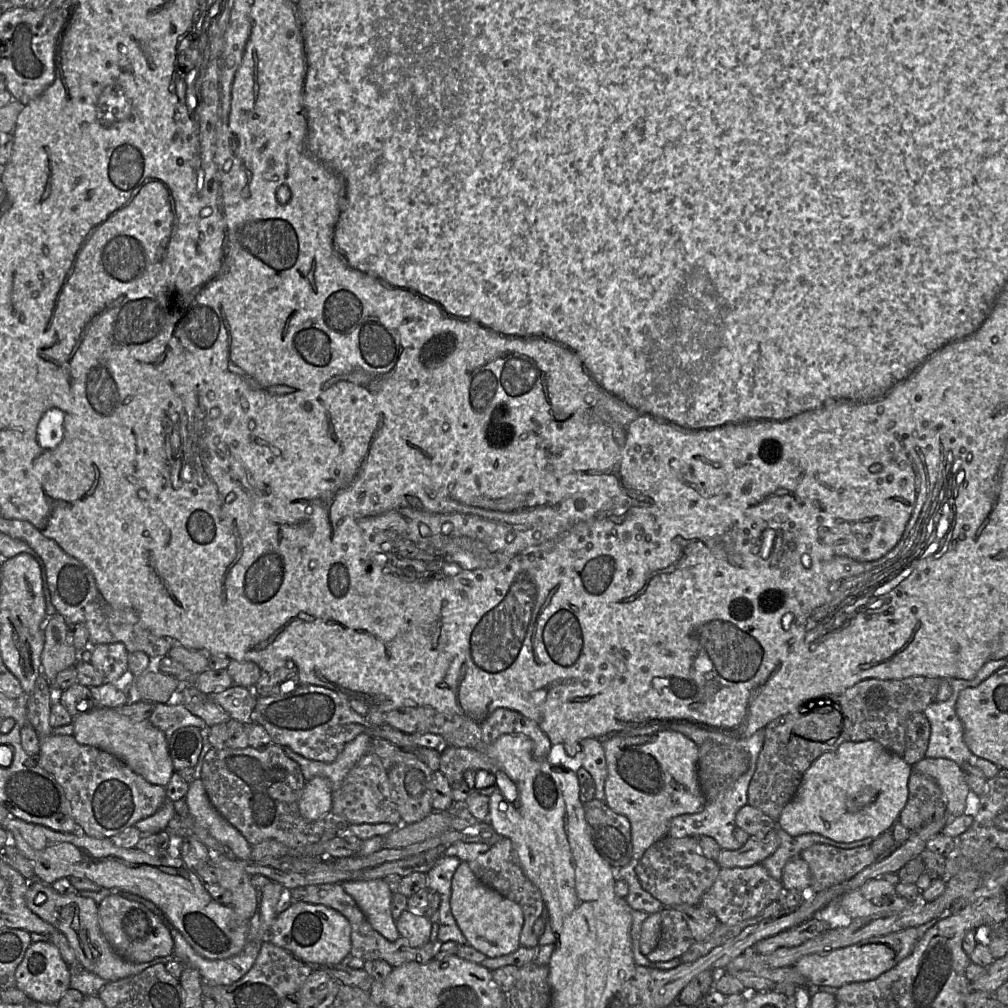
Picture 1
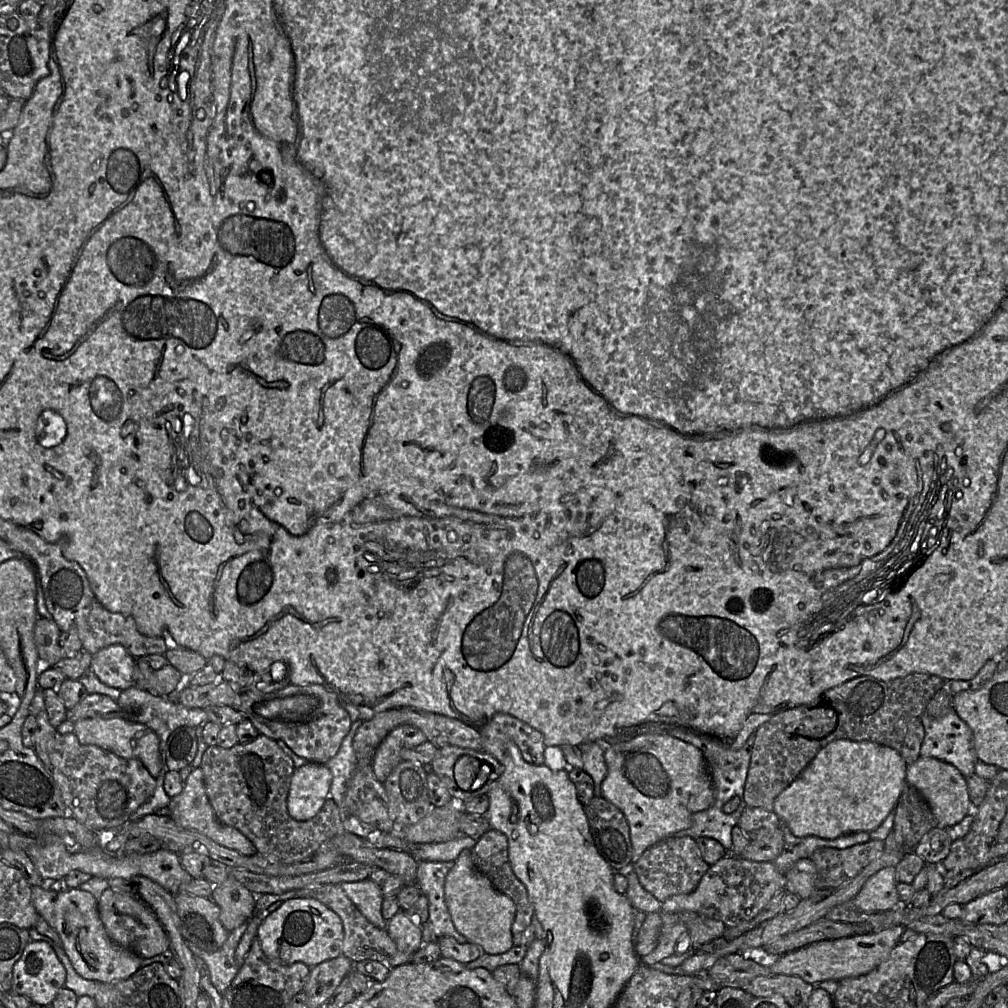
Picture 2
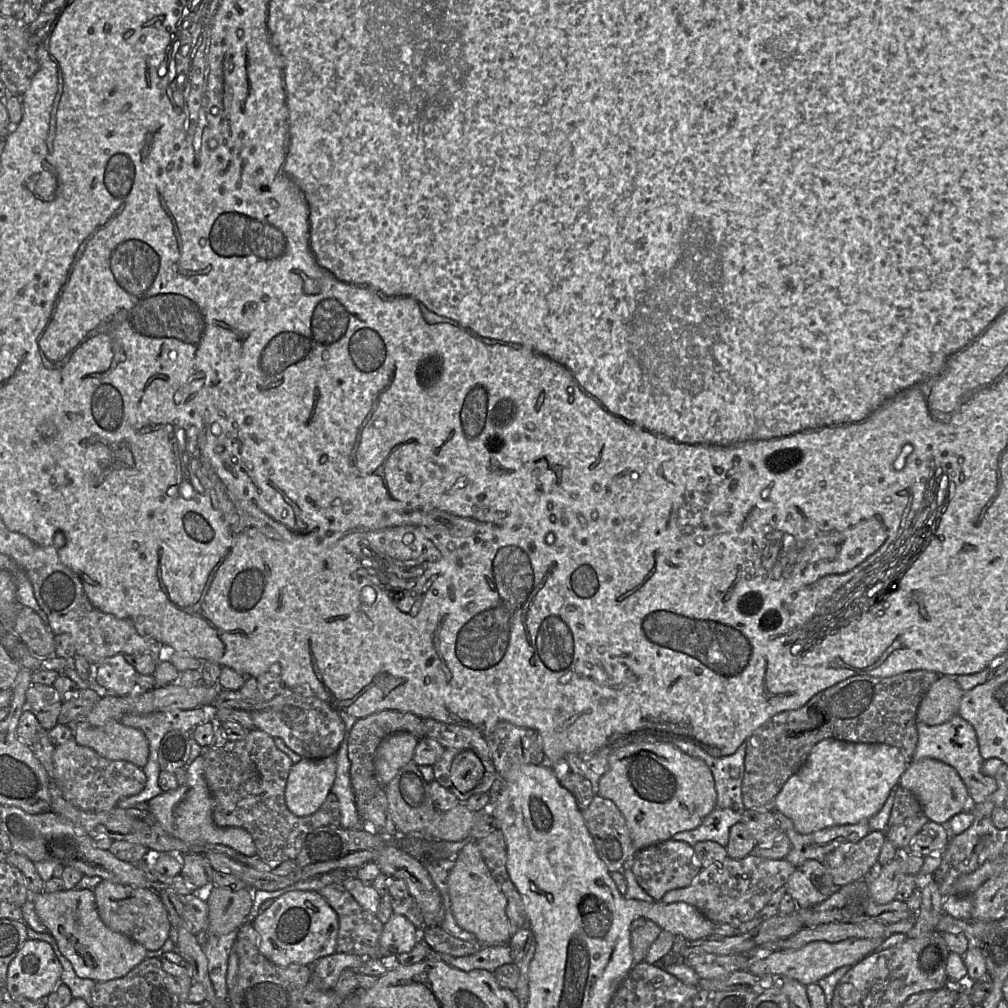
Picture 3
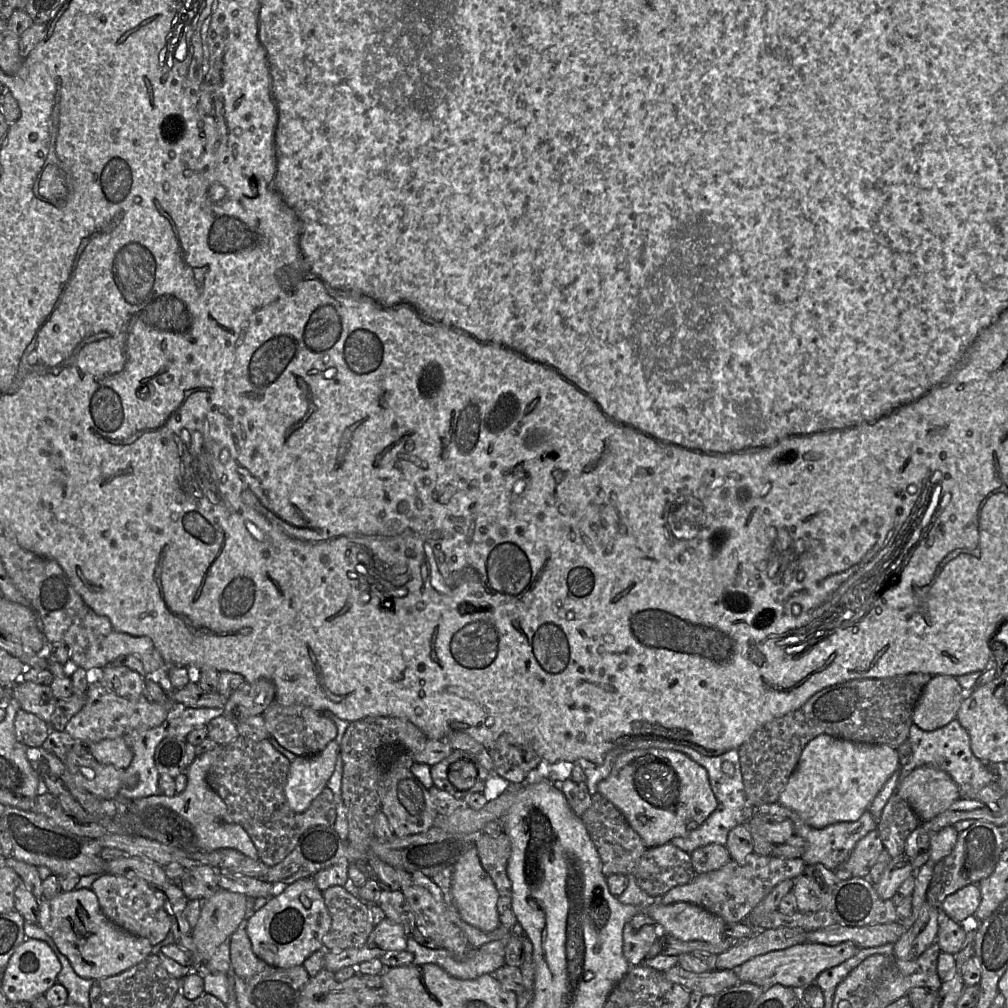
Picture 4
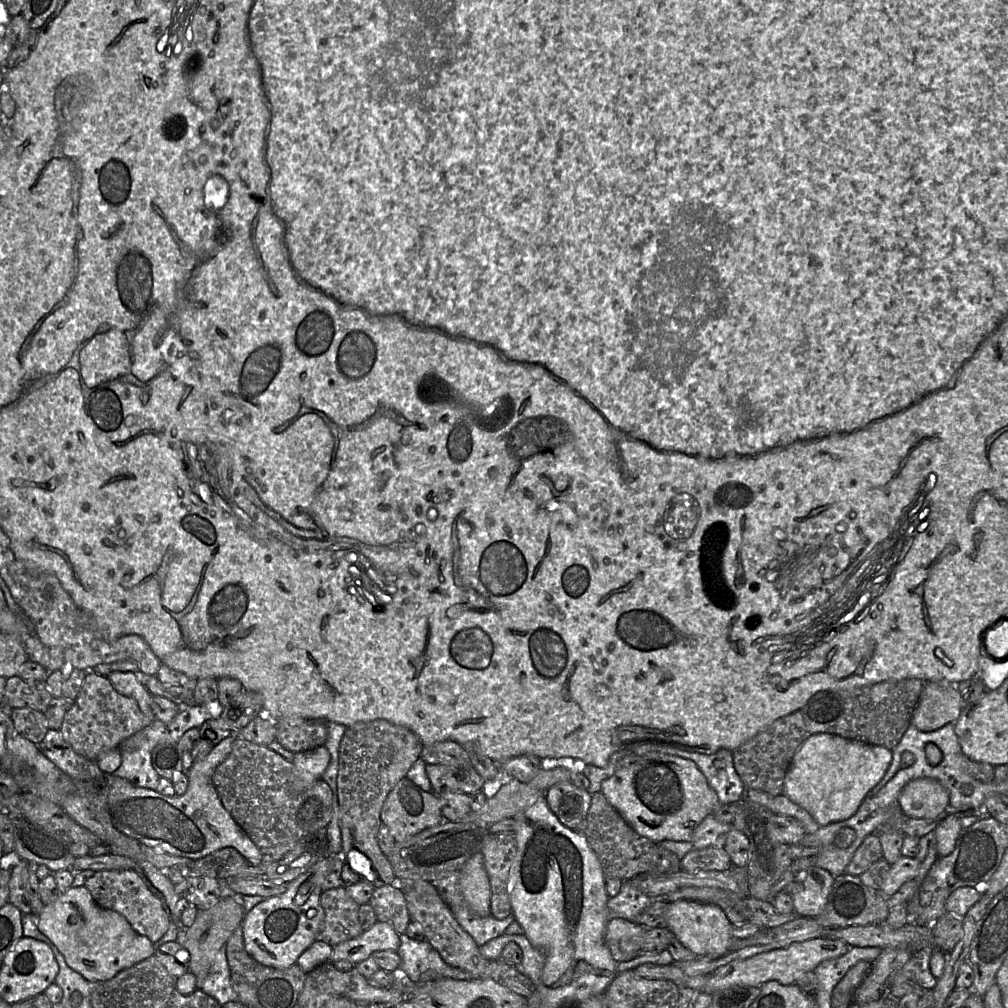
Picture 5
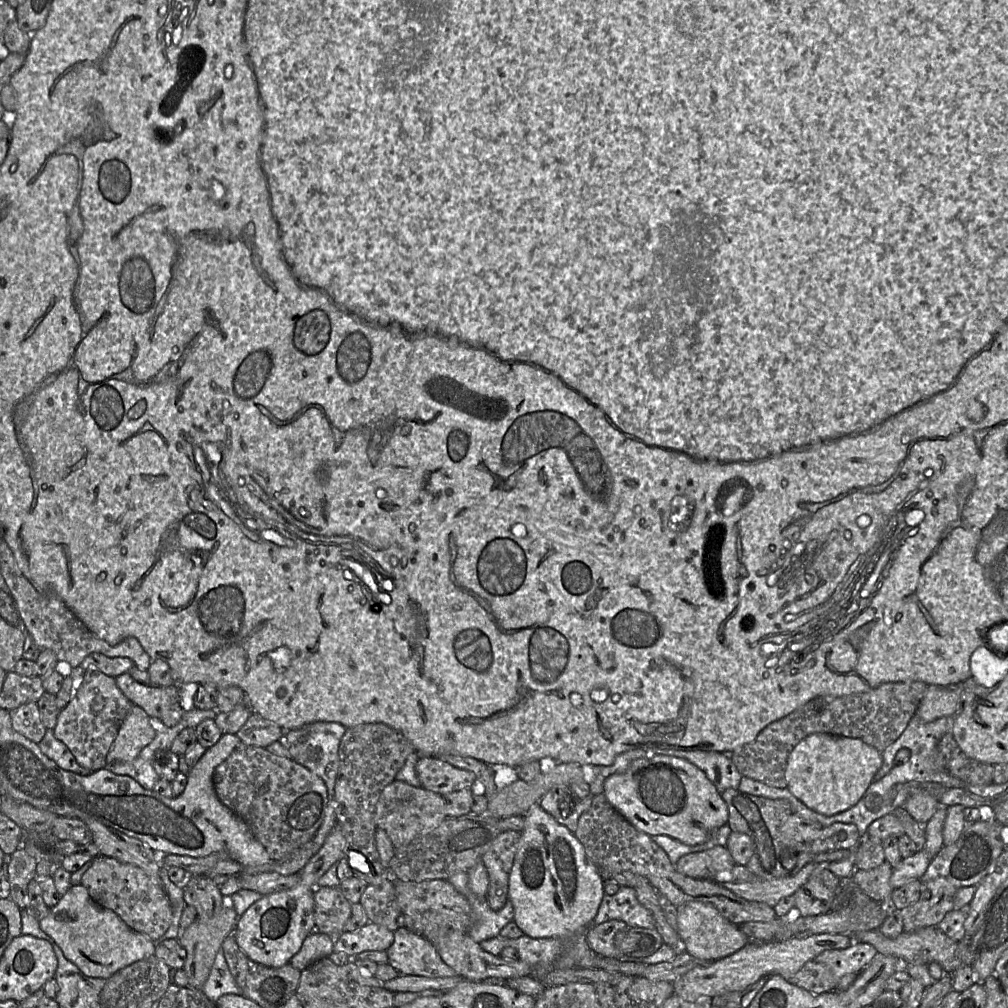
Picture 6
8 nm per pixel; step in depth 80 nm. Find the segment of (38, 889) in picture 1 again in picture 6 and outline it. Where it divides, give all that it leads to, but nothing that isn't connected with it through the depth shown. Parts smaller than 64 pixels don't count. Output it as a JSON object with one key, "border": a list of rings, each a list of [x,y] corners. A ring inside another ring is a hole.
{"border":[[[82,884],[71,885],[59,902],[39,921],[39,926],[55,941],[66,959],[91,978],[108,979],[136,961],[155,956],[156,946],[152,939],[132,930],[112,910],[98,905]]]}

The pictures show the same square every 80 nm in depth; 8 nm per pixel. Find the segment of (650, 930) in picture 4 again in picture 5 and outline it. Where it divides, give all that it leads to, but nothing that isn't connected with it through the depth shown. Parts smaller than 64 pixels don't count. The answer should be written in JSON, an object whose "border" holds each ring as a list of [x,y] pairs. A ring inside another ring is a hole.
{"border":[[[612,918],[606,927],[605,933],[605,943],[609,948],[612,957],[619,963],[619,962],[626,962],[638,957],[639,949],[642,943],[643,935],[645,930],[650,927],[645,927],[634,922],[631,922],[625,918]]]}

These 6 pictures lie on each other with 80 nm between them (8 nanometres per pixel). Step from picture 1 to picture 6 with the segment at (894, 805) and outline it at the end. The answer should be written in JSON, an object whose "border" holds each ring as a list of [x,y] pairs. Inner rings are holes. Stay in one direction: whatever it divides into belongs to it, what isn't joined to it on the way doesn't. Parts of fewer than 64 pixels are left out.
{"border":[[[814,733],[801,740],[788,757],[787,788],[810,809],[832,816],[848,810],[862,798],[882,763],[882,752],[860,739]]]}

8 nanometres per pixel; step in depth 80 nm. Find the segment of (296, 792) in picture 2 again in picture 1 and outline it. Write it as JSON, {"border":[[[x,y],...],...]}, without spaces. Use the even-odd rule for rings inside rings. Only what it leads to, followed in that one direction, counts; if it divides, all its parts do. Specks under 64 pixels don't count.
{"border":[[[316,776],[306,781],[299,801],[299,812],[308,821],[317,820],[331,811],[332,790],[327,778]]]}

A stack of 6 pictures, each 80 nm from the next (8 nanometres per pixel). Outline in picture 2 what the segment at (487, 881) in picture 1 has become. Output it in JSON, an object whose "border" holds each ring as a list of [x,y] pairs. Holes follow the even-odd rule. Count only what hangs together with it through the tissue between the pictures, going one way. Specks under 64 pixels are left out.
{"border":[[[489,829],[477,841],[472,849],[475,867],[485,875],[492,885],[501,893],[512,899],[516,906],[515,918],[512,924],[514,946],[521,946],[523,931],[531,924],[534,917],[534,907],[529,899],[525,885],[514,874],[508,856],[508,840],[500,831]]]}

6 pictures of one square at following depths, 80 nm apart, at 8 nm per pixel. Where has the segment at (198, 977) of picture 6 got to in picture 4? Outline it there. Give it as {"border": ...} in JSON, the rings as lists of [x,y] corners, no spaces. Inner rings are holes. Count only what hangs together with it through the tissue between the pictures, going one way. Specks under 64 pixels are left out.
{"border":[[[220,888],[211,897],[200,900],[201,914],[192,937],[201,956],[201,966],[238,929],[247,912],[247,899],[243,894]]]}

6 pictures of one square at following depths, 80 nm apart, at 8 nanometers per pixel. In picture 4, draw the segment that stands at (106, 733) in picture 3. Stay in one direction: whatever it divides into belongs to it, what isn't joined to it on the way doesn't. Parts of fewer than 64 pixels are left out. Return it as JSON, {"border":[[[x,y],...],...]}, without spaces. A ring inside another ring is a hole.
{"border":[[[123,737],[104,739],[85,746],[94,758],[104,765],[126,769],[133,759],[133,752]]]}

